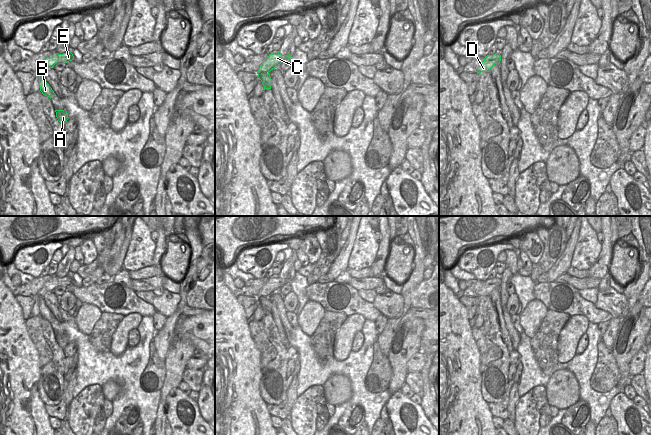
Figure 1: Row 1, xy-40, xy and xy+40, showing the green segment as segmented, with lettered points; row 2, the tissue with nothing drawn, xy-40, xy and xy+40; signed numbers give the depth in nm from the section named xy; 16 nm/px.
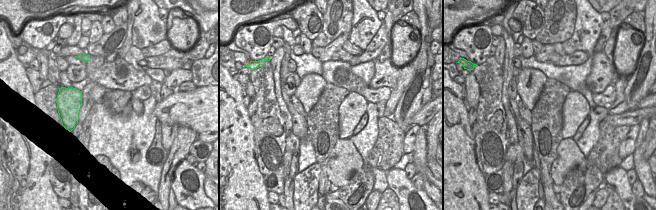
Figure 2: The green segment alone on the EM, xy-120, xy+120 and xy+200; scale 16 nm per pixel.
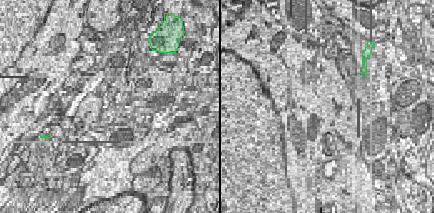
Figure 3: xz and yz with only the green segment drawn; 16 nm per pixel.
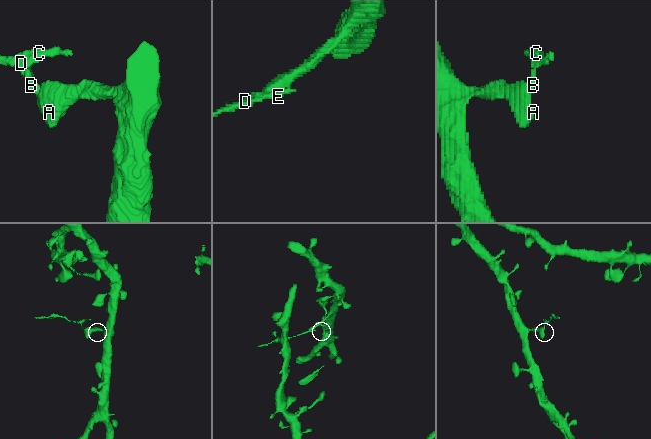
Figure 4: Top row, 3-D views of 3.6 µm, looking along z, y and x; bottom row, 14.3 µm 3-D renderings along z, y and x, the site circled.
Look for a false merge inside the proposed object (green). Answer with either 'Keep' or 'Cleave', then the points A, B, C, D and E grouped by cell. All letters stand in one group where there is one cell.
Cleave. Groups: A B / C D E

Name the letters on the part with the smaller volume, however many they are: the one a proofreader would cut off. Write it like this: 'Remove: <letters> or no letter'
Remove: C, D, E

